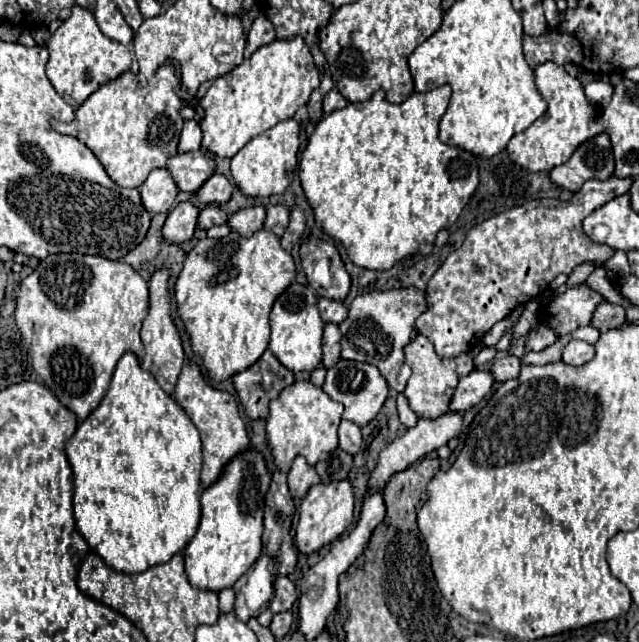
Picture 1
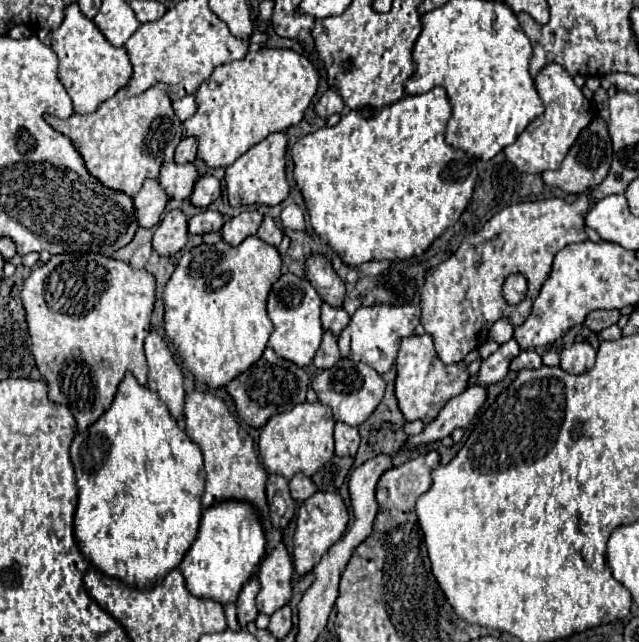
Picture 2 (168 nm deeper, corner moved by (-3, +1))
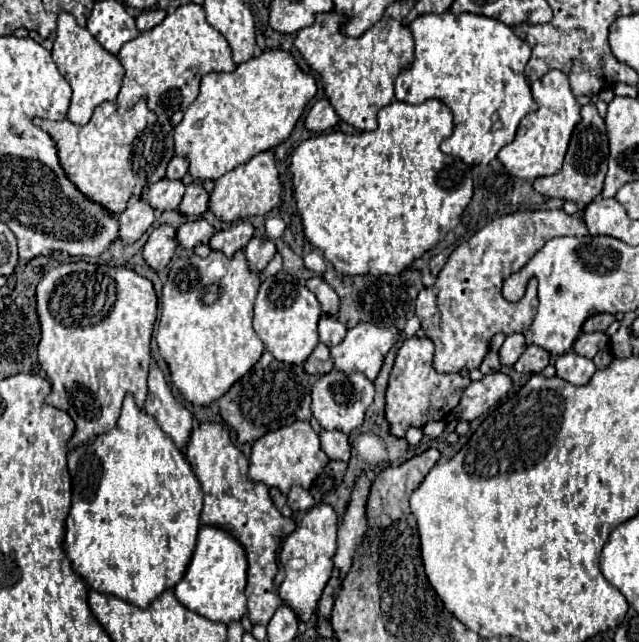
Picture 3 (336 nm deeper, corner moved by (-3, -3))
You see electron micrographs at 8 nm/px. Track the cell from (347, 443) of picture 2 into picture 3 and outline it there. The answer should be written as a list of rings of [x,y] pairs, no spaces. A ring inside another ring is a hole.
[[[322,430],[320,442],[322,442],[322,450],[326,452],[326,456],[330,460],[344,460],[344,462],[350,460],[348,434],[344,434],[340,430]]]

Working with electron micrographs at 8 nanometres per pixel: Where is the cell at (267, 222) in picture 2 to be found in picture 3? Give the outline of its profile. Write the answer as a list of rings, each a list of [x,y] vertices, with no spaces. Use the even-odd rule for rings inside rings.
[[[254,236],[248,246],[246,246],[246,258],[248,258],[248,266],[256,272],[262,272],[268,262],[272,260],[272,256],[276,254],[276,246],[270,238],[260,238]]]

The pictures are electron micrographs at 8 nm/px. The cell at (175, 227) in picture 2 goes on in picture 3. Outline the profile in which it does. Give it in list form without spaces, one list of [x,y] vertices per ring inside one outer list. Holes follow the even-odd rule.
[[[160,224],[156,230],[152,230],[142,254],[146,254],[148,266],[152,266],[154,270],[164,270],[174,256],[176,246],[176,228],[170,224]]]

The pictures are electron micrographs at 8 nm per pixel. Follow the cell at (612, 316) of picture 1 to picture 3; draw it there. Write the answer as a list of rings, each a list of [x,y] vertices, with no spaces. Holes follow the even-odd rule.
[[[596,314],[596,316],[590,316],[590,318],[584,322],[582,330],[584,330],[584,332],[598,332],[598,330],[600,330],[600,332],[606,332],[614,320],[616,320],[616,318],[614,318],[612,314]]]

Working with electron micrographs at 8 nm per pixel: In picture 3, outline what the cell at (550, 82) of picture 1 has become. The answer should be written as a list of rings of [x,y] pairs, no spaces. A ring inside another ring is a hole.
[[[550,70],[548,74],[544,74],[540,80],[532,84],[532,96],[538,104],[538,110],[524,116],[514,142],[510,142],[498,152],[498,158],[504,164],[504,168],[512,176],[524,180],[552,176],[562,168],[572,130],[580,122],[580,104],[576,102],[568,84],[568,76],[564,72]]]

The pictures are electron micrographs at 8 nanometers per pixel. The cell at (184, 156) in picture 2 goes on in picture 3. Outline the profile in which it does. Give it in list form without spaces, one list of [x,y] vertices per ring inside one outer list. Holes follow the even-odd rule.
[[[174,156],[174,158],[170,160],[170,164],[168,164],[166,178],[180,180],[186,172],[188,172],[188,158],[186,158],[186,156]]]

